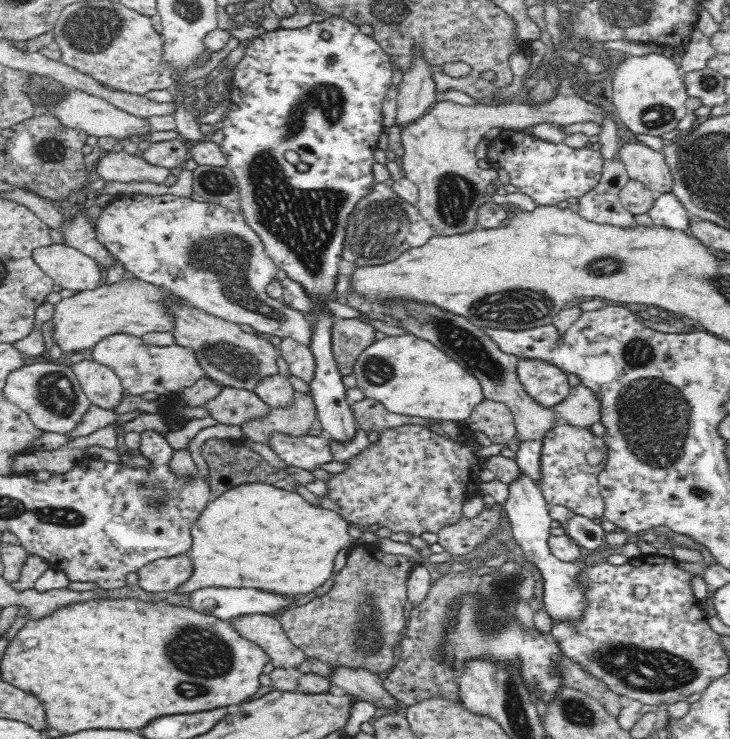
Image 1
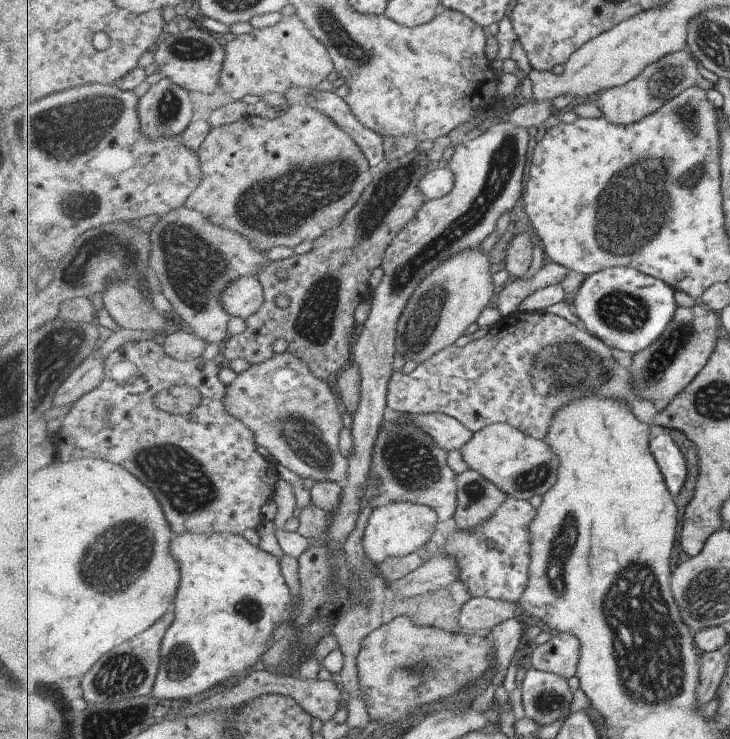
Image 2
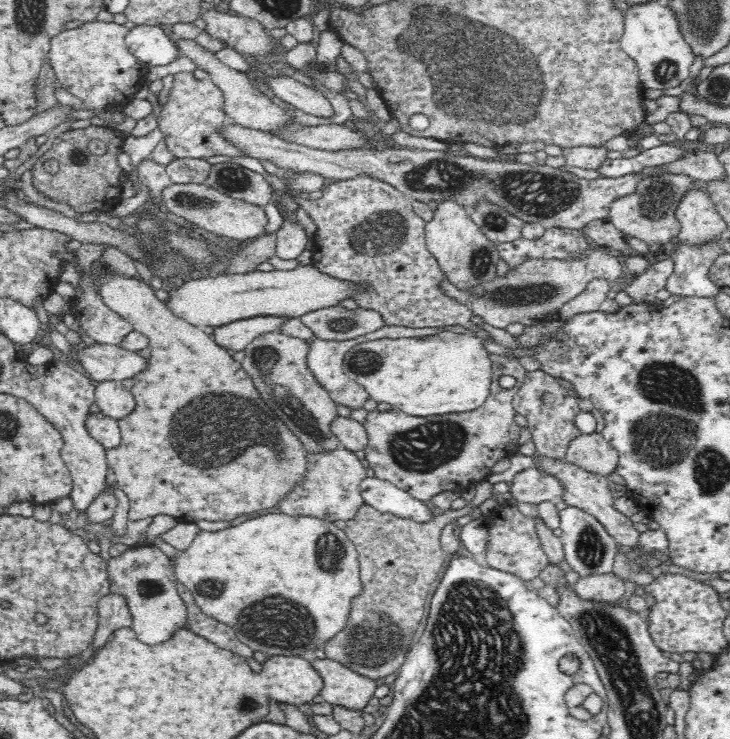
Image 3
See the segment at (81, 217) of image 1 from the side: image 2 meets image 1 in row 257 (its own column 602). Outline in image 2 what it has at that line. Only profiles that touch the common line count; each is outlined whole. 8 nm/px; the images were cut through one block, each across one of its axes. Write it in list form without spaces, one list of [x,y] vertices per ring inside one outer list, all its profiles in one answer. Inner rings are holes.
[[[689,48],[666,56],[664,59],[646,68],[641,76],[637,76],[629,84],[617,88],[609,88],[603,95],[598,96],[598,108],[609,122],[613,122],[617,126],[629,126],[629,124],[637,124],[637,122],[645,120],[647,116],[655,114],[669,100],[673,100],[673,98],[679,96],[679,94],[685,92],[691,86],[699,86],[699,88],[707,90],[709,82],[703,78],[699,62],[695,58],[696,56]]]

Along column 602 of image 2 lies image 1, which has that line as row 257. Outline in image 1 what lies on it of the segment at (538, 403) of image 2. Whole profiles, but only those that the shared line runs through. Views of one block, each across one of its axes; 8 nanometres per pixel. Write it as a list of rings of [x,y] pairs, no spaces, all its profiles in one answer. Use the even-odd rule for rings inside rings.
[[[387,160],[390,178],[374,183],[368,194],[363,196],[352,209],[345,228],[345,239],[341,260],[356,267],[376,266],[392,262],[404,251],[422,246],[435,235],[432,225],[422,216],[417,205],[402,198],[392,189],[392,184],[405,177],[398,161]]]

